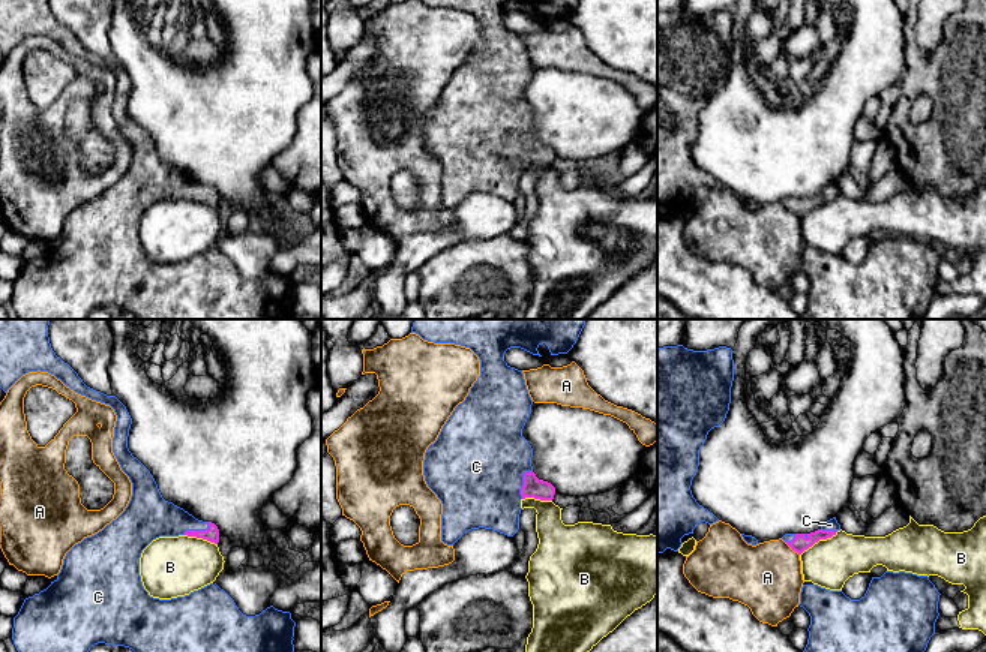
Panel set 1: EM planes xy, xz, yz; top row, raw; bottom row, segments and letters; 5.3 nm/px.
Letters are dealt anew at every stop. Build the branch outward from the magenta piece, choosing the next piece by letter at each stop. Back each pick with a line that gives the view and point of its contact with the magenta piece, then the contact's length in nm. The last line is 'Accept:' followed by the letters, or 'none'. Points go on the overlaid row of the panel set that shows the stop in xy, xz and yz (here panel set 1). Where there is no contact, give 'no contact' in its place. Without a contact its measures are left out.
C: contact xz (524, 483); length 170 nm
Accept: C

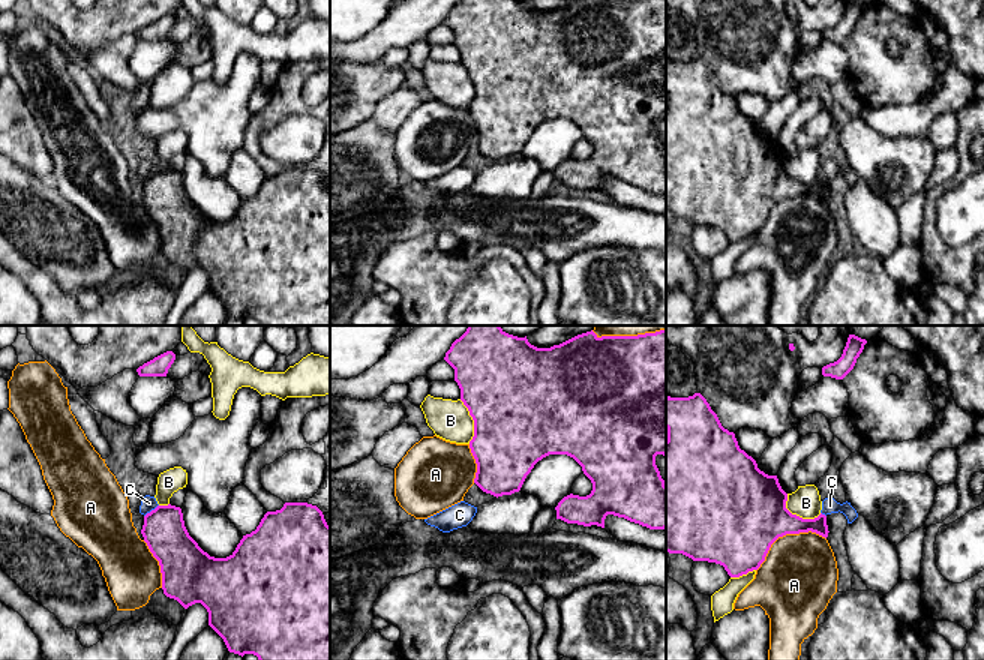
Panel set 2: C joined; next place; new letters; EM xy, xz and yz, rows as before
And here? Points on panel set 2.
Accept: none

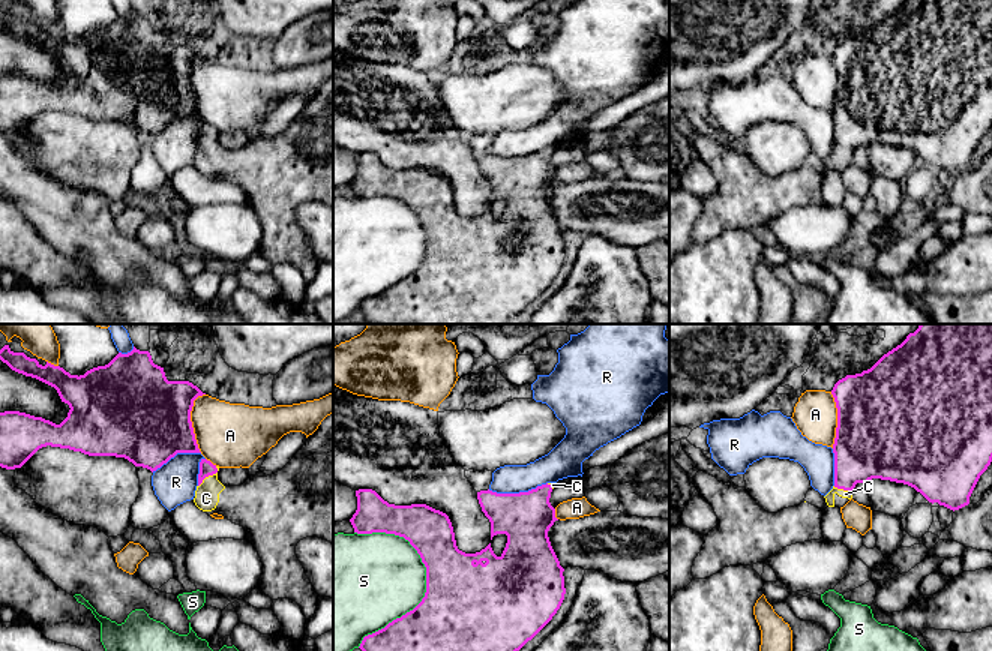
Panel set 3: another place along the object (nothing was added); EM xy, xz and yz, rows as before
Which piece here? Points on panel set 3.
C: contact xy (209, 474); length 150 nm
Accept: C

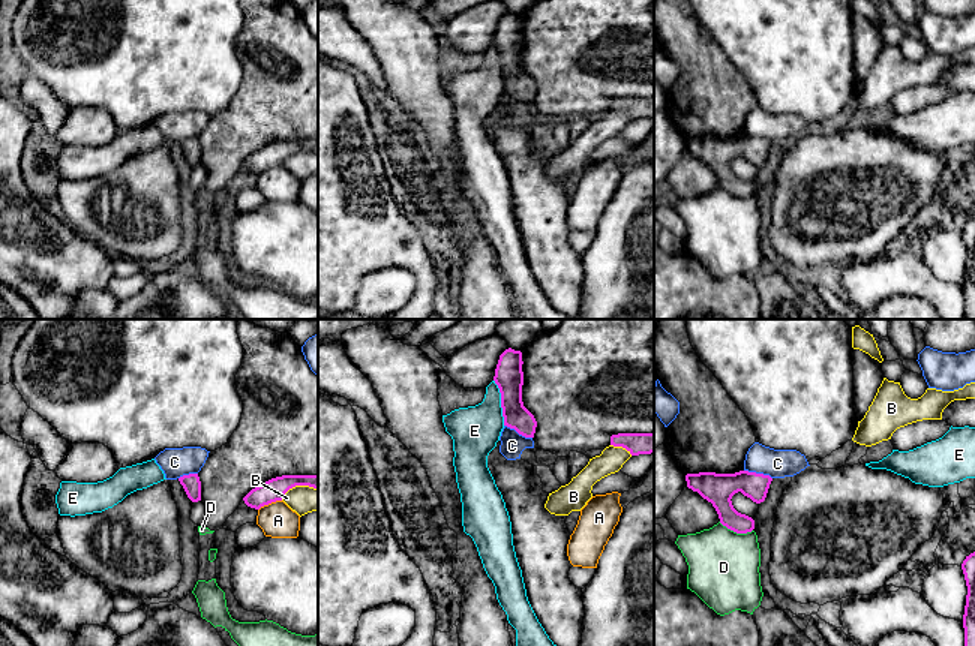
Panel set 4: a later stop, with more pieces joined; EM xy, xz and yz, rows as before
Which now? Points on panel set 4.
Accept: none

